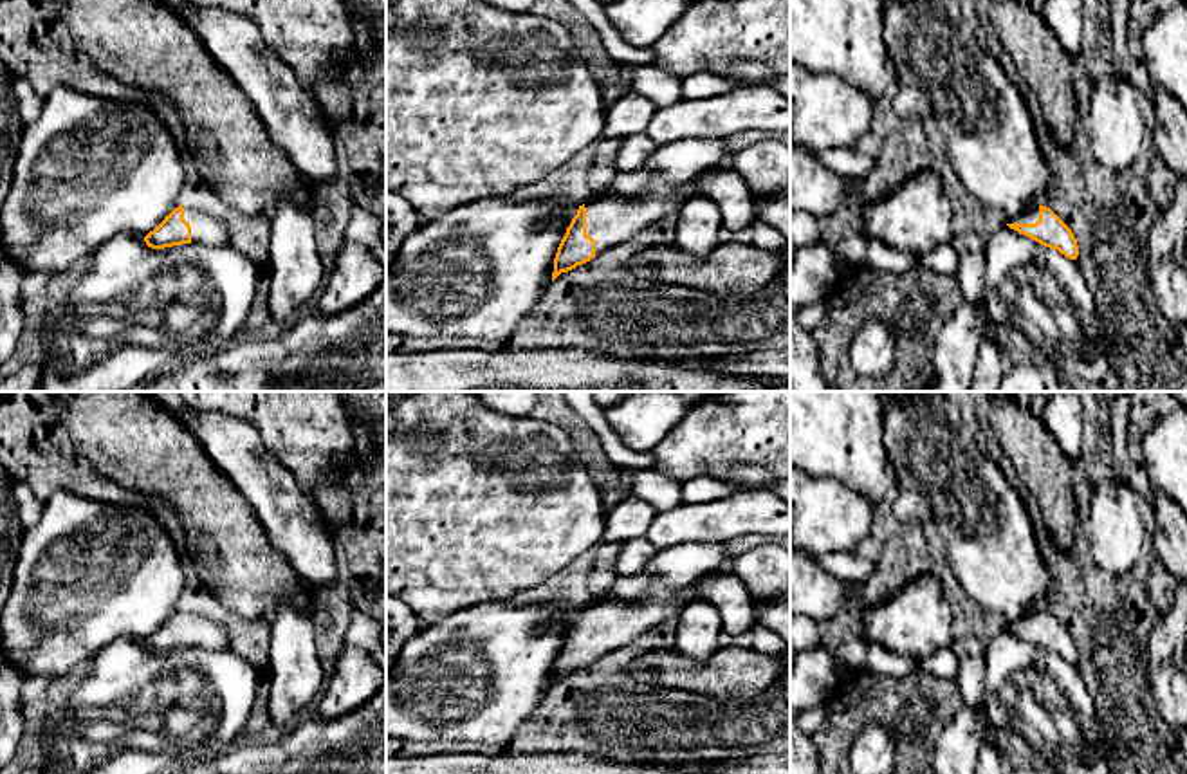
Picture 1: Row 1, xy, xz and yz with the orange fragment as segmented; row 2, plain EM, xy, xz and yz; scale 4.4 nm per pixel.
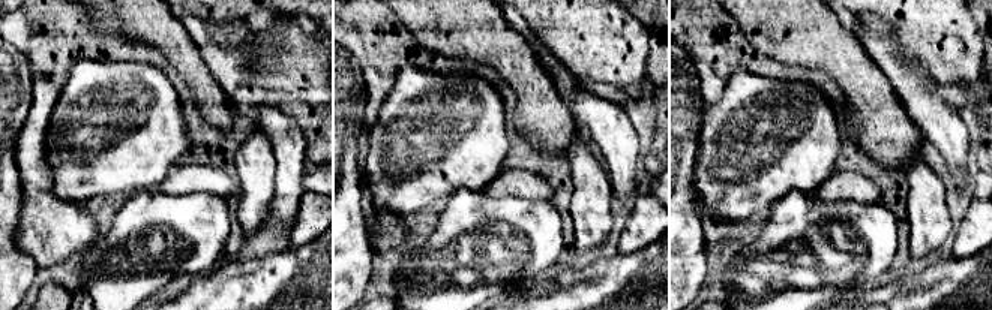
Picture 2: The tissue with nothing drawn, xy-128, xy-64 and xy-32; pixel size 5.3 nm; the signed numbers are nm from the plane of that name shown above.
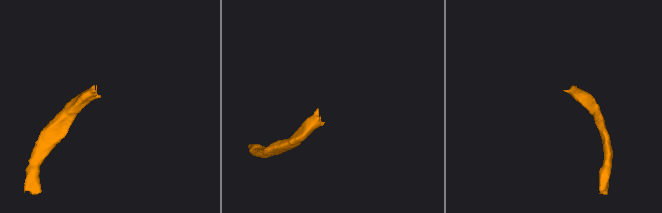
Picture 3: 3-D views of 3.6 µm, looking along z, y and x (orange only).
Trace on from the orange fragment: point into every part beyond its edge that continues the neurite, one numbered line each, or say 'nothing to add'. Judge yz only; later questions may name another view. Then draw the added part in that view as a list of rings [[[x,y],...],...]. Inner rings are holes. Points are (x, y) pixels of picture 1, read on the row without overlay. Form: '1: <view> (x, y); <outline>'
1: yz (1030, 619); [[[1039,612],[1026,613],[1007,628],[1035,628],[1039,624]]]

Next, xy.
1: xy (206, 634); [[[182,608],[184,624],[191,630],[191,648],[218,651],[227,648],[229,635],[222,622],[198,613],[193,608]]]

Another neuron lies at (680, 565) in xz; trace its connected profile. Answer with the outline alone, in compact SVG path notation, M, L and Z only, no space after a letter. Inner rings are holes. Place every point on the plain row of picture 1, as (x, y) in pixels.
M686 541L662 548L639 574L617 576L608 588L590 597L579 610L604 601L639 601L655 577L671 588L689 586L704 576L729 572L732 557L727 541Z

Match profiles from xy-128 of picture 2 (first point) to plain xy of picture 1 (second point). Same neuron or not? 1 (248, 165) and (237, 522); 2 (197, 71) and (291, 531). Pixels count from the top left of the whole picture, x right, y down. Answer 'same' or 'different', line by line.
1: different
2: different

